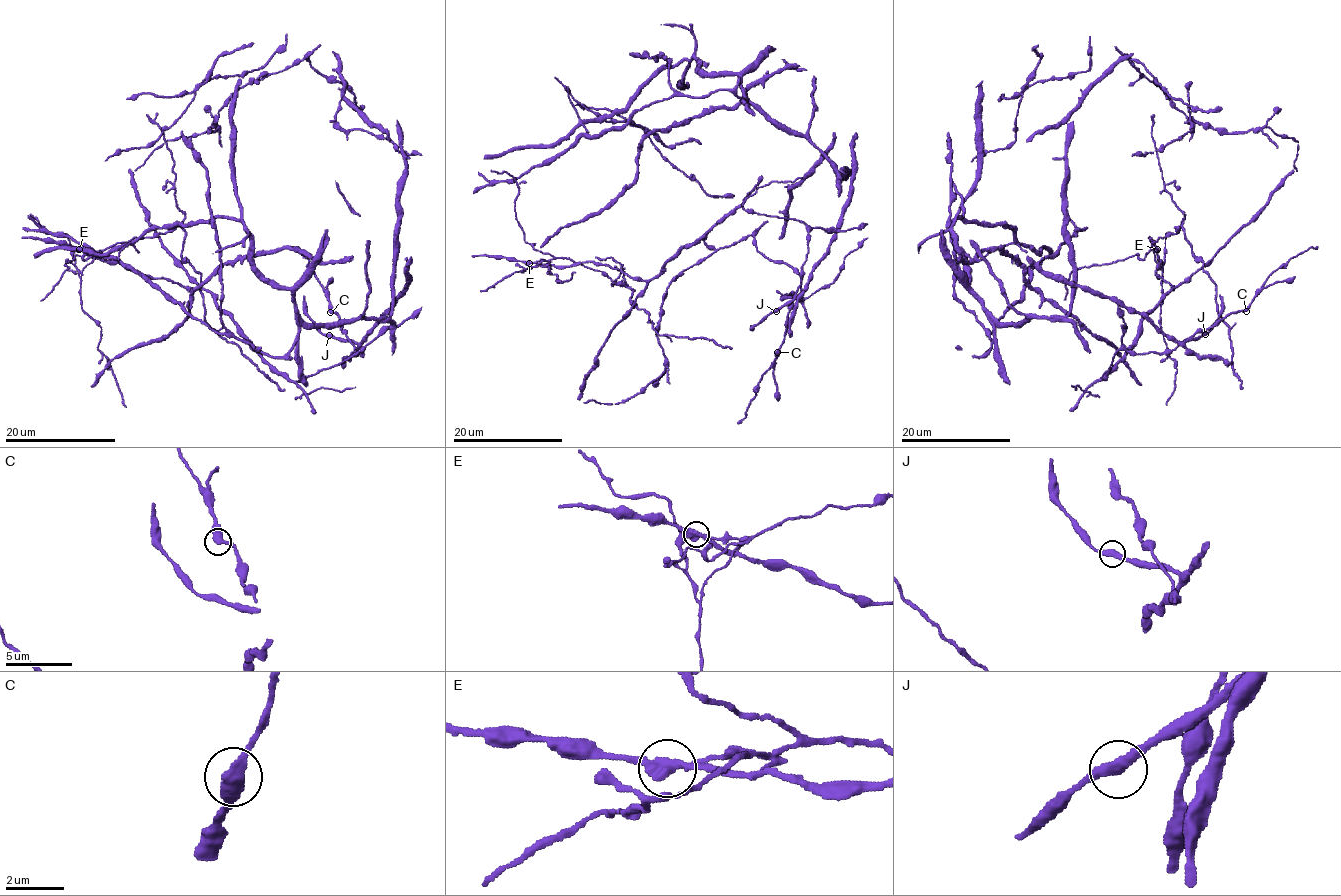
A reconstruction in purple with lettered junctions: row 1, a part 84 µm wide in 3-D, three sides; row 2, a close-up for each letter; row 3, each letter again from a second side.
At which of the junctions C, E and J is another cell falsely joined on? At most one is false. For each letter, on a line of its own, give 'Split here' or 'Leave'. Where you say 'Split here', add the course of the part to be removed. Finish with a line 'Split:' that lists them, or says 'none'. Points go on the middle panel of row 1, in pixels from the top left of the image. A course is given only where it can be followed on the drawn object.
C: Leave
E: Split here
J: Leave
Split: E

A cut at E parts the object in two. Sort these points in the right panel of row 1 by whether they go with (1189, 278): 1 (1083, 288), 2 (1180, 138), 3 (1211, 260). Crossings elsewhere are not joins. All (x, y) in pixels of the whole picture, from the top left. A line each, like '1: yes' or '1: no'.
1: yes
2: yes
3: yes

